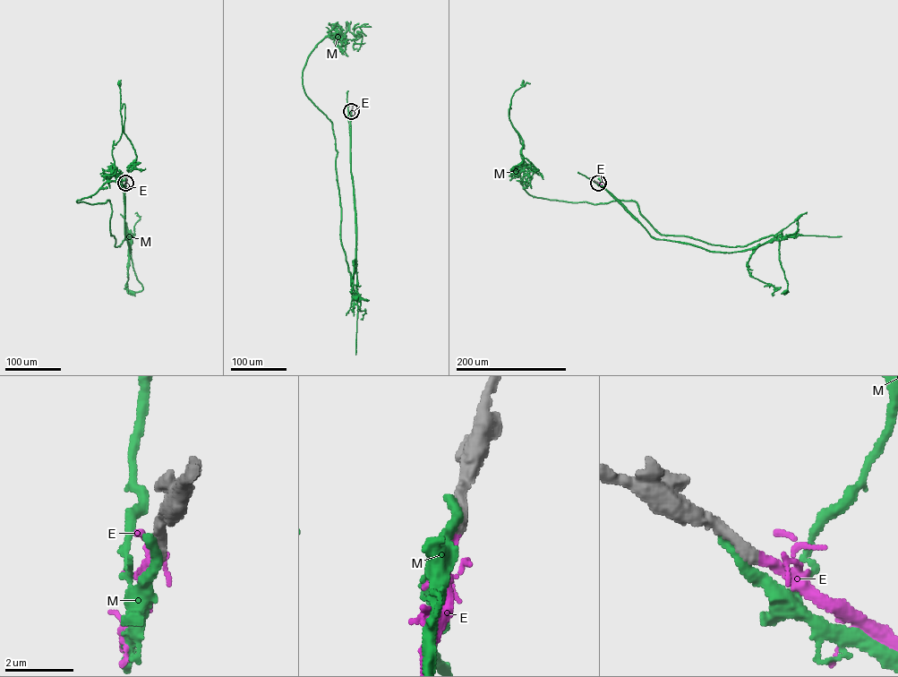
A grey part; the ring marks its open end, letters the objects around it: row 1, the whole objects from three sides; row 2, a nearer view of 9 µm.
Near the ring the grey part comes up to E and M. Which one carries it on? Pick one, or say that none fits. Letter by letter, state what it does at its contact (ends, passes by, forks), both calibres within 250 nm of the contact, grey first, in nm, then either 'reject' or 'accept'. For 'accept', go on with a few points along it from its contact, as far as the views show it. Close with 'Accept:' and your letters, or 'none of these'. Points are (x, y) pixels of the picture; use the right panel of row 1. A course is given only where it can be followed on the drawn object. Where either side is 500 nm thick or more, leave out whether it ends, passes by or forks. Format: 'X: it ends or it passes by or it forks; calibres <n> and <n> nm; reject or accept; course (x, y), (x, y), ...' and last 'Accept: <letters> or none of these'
E: it ends; calibres 360 and 300 nm; accept
M: it ends; calibres 420 and 380 nm; reject
Accept: E

